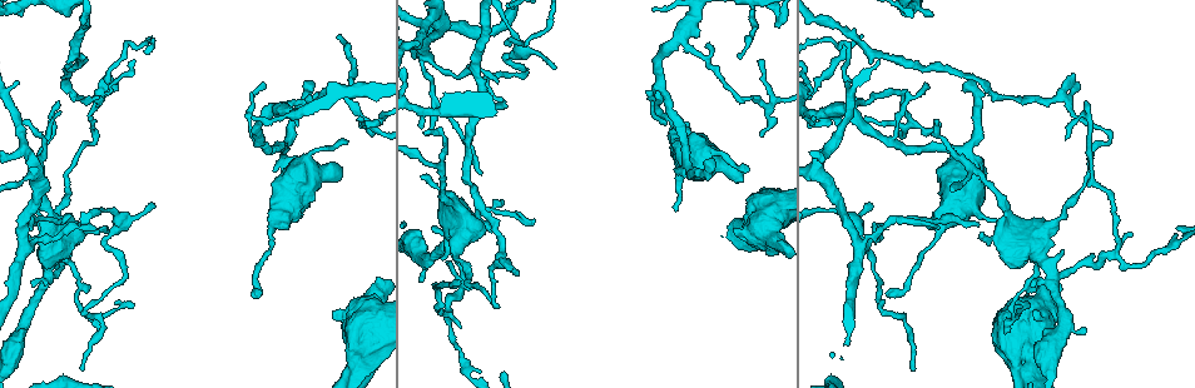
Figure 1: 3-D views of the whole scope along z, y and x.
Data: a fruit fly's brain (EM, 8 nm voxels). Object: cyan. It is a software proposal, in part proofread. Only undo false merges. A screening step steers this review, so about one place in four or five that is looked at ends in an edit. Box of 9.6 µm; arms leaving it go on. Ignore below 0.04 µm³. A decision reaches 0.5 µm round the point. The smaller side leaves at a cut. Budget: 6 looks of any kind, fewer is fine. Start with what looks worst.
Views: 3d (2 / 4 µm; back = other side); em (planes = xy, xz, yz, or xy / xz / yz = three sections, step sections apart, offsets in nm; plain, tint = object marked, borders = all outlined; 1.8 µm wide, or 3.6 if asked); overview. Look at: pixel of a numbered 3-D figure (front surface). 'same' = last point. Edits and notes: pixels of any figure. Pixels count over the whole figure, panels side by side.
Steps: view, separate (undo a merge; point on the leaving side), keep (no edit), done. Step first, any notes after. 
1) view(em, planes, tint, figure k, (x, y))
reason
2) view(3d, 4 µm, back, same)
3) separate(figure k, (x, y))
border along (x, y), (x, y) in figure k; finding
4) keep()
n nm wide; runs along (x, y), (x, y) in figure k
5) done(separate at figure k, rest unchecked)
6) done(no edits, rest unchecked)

view(em, planes, tint, figure 1, (425, 53))
three arms meet

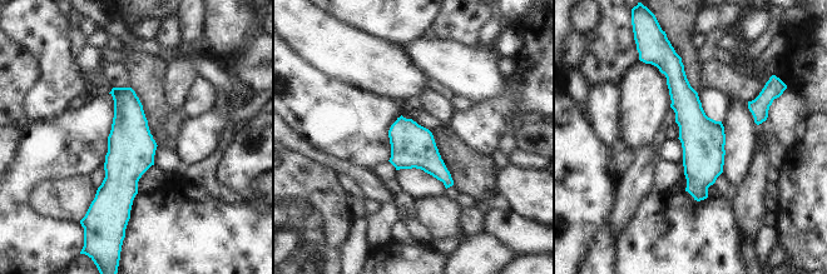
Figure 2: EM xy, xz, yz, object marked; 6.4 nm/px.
keep()
runs along (676, 64), (701, 136), (701, 197) in figure 2; one cell here

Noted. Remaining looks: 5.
view(em, 3.6 µm, planes, tint, figure 1, (461, 231))
sudden change in width

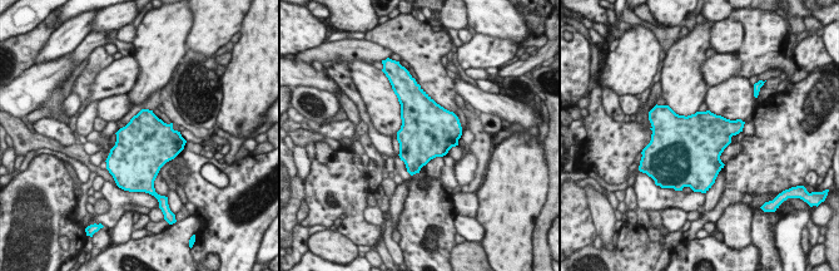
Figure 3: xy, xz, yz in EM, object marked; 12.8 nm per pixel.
keep()
continuous, no second cell

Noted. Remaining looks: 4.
view(em, planes, plain, figure 1, (499, 256))
sharp bend

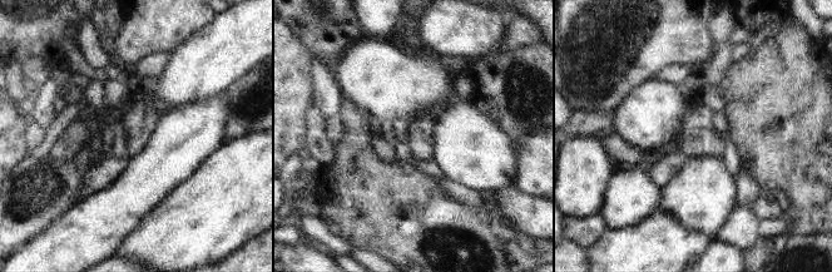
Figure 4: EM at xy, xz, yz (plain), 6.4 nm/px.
view(em, planes, borders, same)
see the neighbours

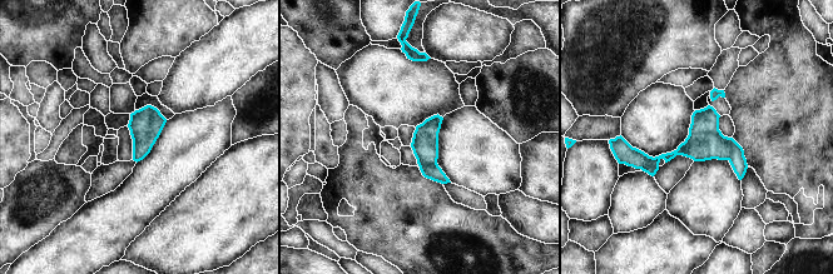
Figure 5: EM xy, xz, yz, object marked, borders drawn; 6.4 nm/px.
separate(figure 5, (705, 142))
the part that leaves runs along (727, 140), (655, 160), (626, 152) in figure 5; two cells meet here

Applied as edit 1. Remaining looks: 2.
done(separate at figure 5, rest unchecked)

